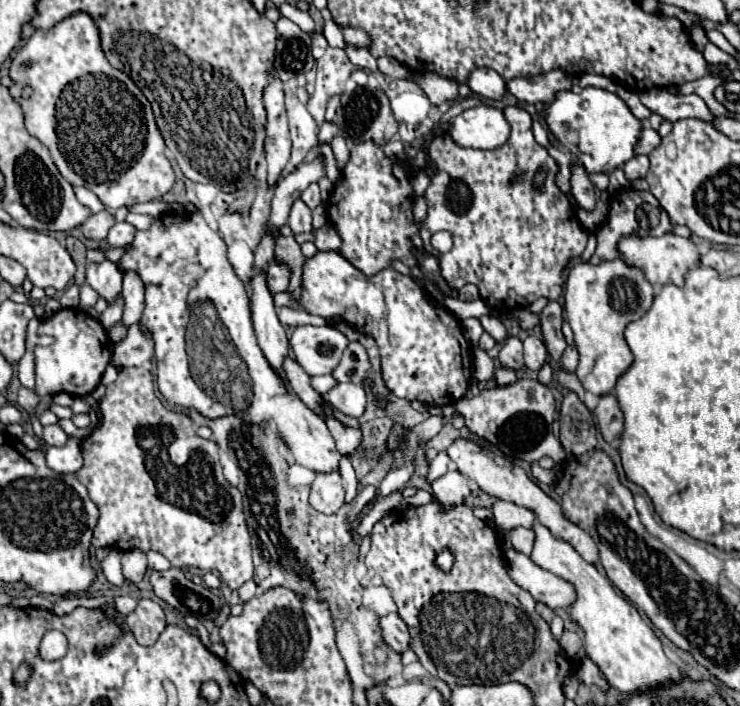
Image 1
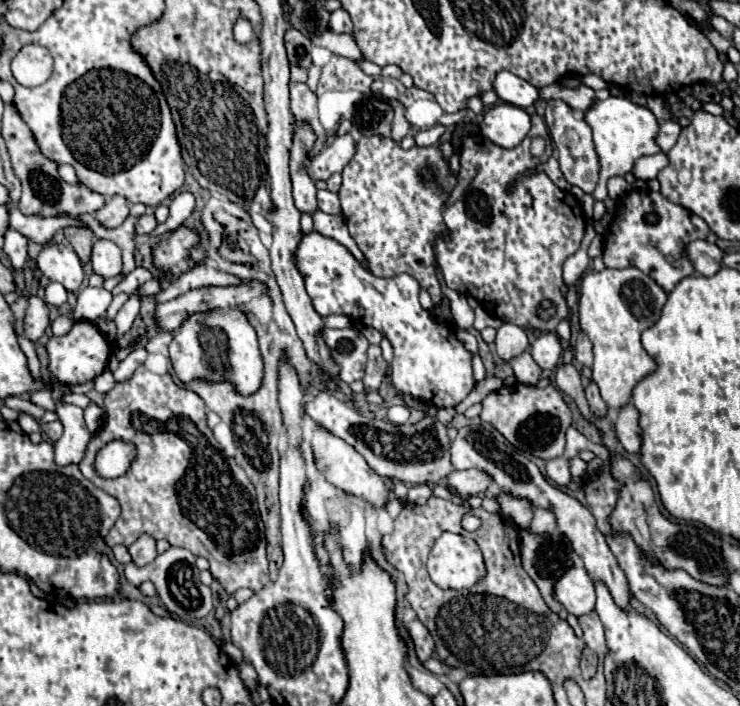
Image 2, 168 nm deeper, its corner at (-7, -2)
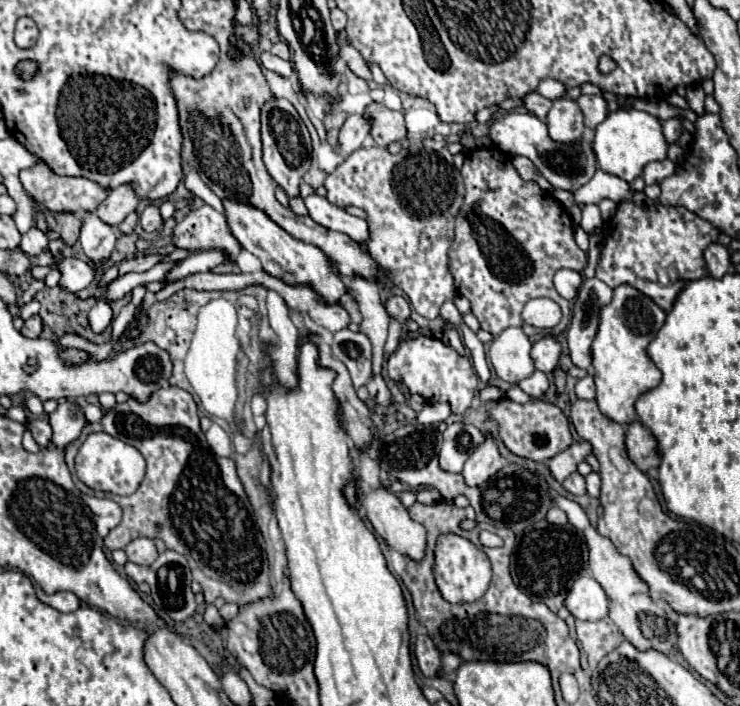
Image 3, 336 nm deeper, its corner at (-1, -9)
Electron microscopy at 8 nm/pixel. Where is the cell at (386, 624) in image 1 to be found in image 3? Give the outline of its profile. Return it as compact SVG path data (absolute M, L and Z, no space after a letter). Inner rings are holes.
M418 635L416 645L414 645L414 653L418 659L418 667L426 677L436 677L438 669L440 669L440 653L434 647L432 639L428 639L426 643L426 635Z

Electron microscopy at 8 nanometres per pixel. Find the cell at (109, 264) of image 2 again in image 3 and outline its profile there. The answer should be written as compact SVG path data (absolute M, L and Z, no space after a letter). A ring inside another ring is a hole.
M86 213L86 221L80 229L80 245L94 265L104 265L110 259L116 237L118 233L114 227L102 223L94 213Z

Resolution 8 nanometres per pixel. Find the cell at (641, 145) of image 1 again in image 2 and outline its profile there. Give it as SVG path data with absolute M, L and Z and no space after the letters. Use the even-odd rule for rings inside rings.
M674 120L662 122L660 134L658 134L658 146L660 146L662 152L668 152L676 144L680 130L682 130L682 126L678 122L674 122Z

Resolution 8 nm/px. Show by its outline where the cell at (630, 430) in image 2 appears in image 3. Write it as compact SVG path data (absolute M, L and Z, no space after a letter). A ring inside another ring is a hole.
M638 419L628 423L628 429L626 429L626 453L628 453L630 461L640 471L648 471L650 467L658 467L658 463L660 463L658 453L656 453L656 441L650 435L650 431Z

